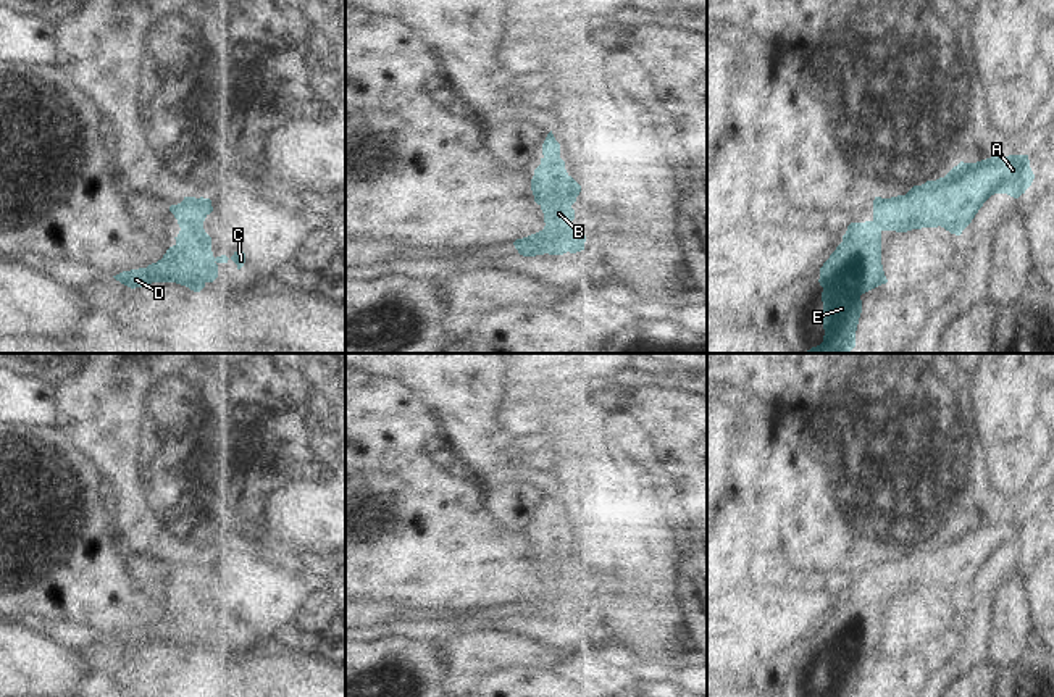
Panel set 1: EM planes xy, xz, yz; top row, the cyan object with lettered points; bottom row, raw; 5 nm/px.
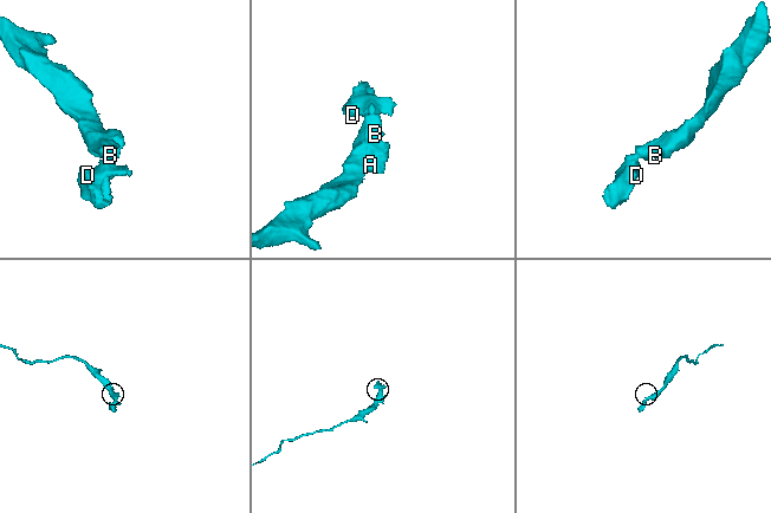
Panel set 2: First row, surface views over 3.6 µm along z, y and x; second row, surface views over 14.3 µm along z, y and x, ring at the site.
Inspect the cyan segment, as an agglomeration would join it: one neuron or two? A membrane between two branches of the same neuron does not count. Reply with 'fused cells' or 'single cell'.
single cell

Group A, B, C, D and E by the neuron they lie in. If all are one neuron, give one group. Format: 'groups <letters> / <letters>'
groups A B C D E

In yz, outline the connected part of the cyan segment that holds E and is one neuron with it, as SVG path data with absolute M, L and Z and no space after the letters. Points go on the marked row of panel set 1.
M1028 155L960 161L944 177L914 186L906 195L875 197L873 219L851 223L843 242L820 268L823 342L805 353L849 353L862 313L860 295L886 284L881 232L944 227L960 236L994 194L1018 198L1035 174Z

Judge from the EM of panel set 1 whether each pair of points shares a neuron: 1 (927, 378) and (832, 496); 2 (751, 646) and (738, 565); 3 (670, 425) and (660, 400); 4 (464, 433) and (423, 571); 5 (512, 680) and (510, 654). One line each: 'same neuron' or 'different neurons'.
1: same neuron
2: different neurons
3: same neuron
4: different neurons
5: different neurons

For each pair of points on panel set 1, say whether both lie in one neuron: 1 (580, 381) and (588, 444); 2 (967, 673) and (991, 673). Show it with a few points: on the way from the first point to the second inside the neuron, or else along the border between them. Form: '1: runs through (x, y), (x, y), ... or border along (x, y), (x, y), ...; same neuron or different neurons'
1: border along (549, 389), (562, 394), (617, 396); different neurons
2: runs through (974, 673), (985, 673); same neuron

